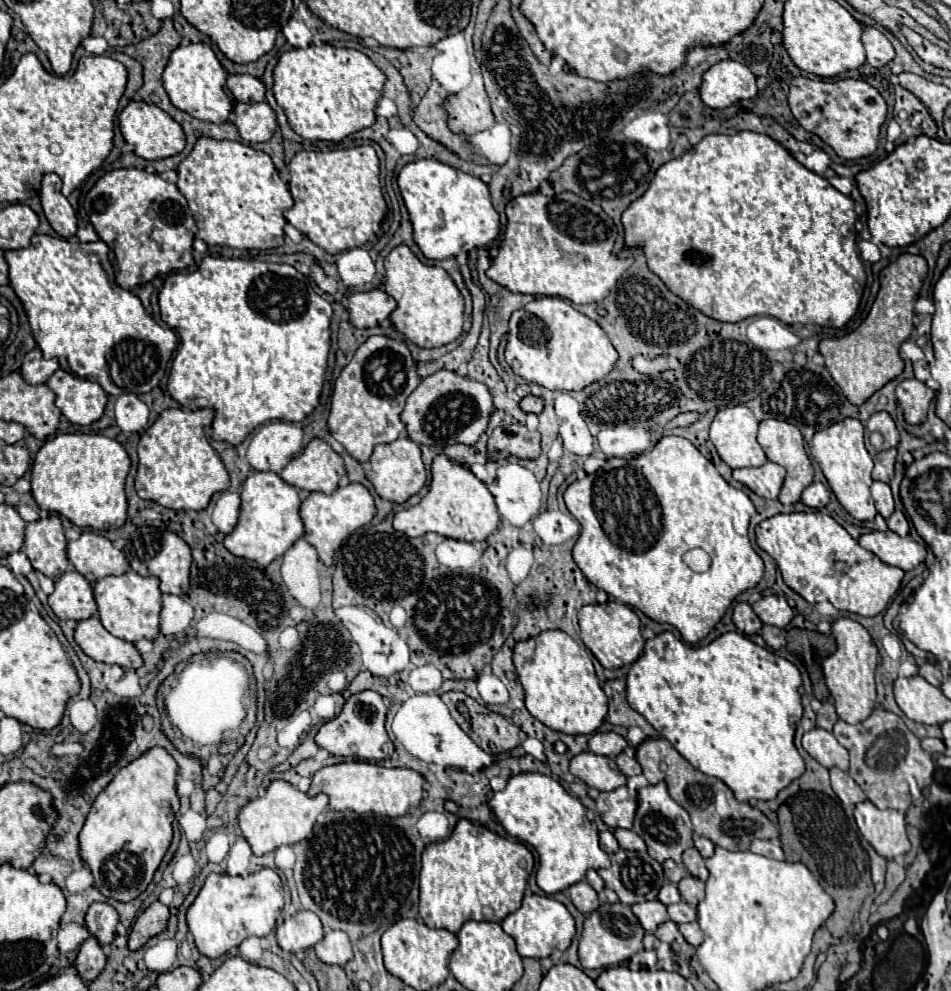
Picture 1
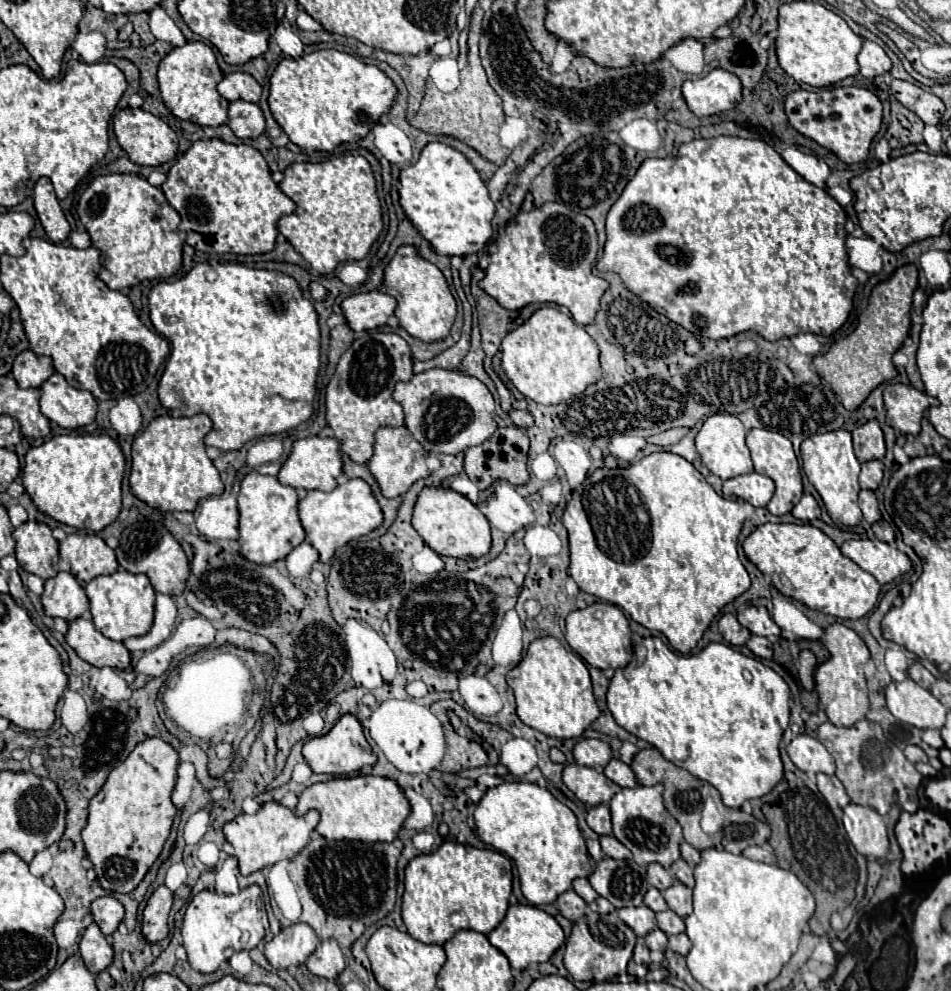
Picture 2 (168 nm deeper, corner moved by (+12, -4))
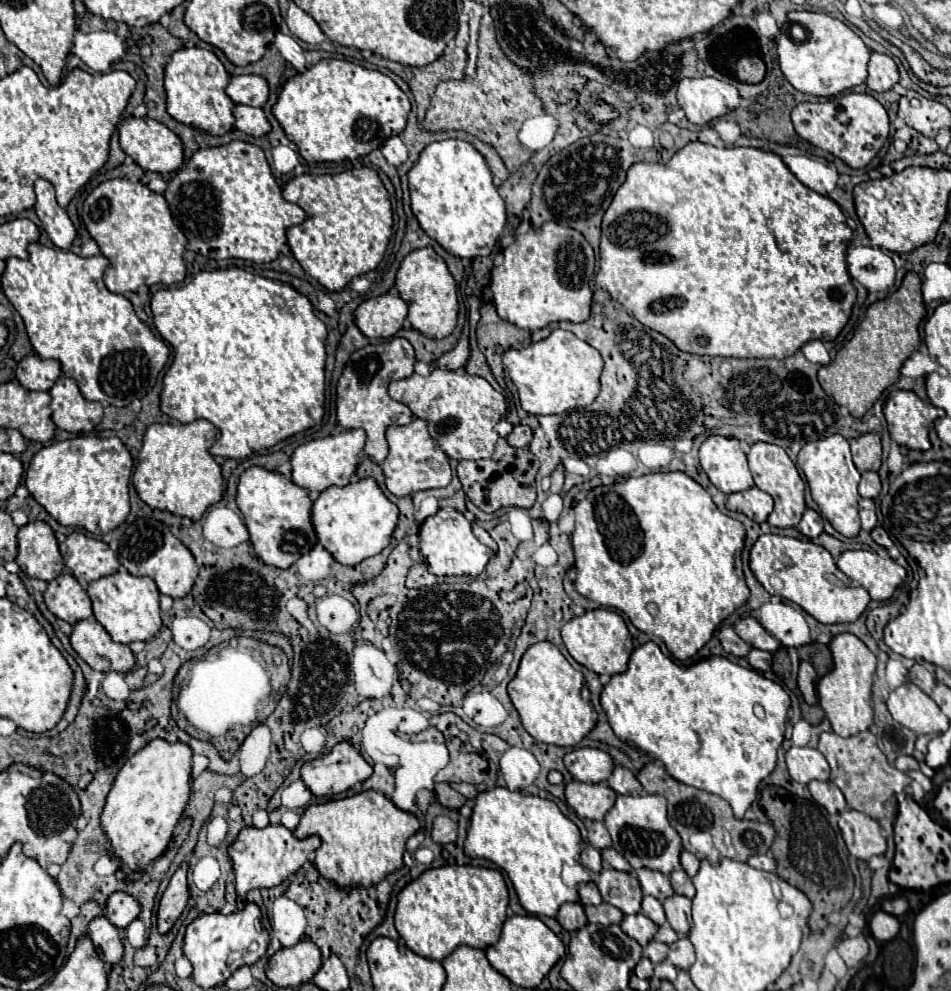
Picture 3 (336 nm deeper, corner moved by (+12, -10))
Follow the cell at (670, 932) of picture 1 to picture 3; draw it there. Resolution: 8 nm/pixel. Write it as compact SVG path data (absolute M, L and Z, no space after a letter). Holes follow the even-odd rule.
M649 942L645 948L643 948L643 956L647 956L653 964L659 964L667 958L667 952L669 952L669 946L667 944L661 944L661 942Z

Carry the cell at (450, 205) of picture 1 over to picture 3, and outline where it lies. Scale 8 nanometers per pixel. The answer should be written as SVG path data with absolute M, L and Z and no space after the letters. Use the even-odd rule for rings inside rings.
M467 140L429 144L409 170L411 208L427 236L459 258L489 256L505 228L505 202L493 184L493 174L481 152Z

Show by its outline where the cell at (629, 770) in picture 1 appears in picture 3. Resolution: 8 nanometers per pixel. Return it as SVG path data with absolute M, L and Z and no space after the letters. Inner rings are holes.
M615 766L613 776L609 776L607 782L617 794L629 794L629 796L641 796L643 794L643 786L635 778L635 774L631 770L627 770L625 766Z

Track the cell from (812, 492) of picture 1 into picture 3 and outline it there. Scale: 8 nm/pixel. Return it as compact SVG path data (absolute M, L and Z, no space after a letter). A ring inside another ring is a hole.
M807 510L797 526L797 530L809 538L809 540L815 540L821 532L823 532L823 518L815 512L815 510Z

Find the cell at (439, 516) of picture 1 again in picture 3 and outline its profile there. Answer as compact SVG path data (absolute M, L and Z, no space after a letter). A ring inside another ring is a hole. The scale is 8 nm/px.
M441 508L435 516L429 516L421 530L421 556L425 558L429 572L435 576L479 576L491 560L489 548L481 544L471 530L471 522L453 508Z

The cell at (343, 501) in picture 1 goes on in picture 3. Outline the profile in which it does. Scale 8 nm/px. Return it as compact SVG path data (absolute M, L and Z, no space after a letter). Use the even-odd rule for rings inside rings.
M363 478L343 488L331 486L313 504L313 526L319 542L341 564L359 564L389 546L399 520L399 508L383 494L375 478Z

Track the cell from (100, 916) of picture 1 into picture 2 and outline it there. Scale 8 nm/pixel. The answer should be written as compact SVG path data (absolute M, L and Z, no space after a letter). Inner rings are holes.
M103 896L103 898L93 900L91 914L93 914L93 922L101 928L101 932L109 936L117 930L119 922L123 920L125 910L113 896Z

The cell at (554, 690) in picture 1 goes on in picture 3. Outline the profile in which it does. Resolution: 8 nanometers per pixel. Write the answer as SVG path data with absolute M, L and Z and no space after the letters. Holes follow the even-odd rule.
M545 640L527 648L515 678L507 686L507 692L519 712L523 728L537 742L555 746L577 746L597 722L593 704L581 696L583 682L583 674L567 662L557 646Z

